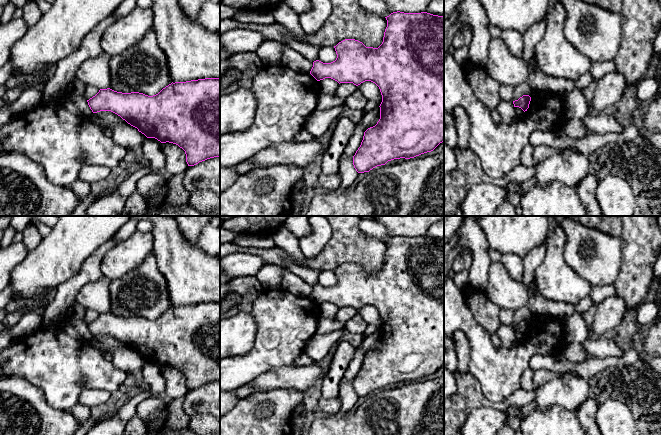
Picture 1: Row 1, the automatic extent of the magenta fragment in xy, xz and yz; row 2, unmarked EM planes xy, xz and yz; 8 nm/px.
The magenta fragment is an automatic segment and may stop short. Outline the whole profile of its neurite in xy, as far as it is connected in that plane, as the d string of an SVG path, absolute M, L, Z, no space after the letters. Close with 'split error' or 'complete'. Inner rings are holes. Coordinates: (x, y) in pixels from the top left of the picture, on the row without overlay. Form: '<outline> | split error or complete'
M220 302L172 306L153 320L100 313L87 326L93 337L111 335L147 362L178 369L185 375L188 390L220 381Z | complete

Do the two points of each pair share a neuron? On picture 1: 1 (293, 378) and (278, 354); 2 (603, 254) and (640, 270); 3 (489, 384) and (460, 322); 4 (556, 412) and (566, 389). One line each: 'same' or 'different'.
1: different
2: different
3: same
4: different

